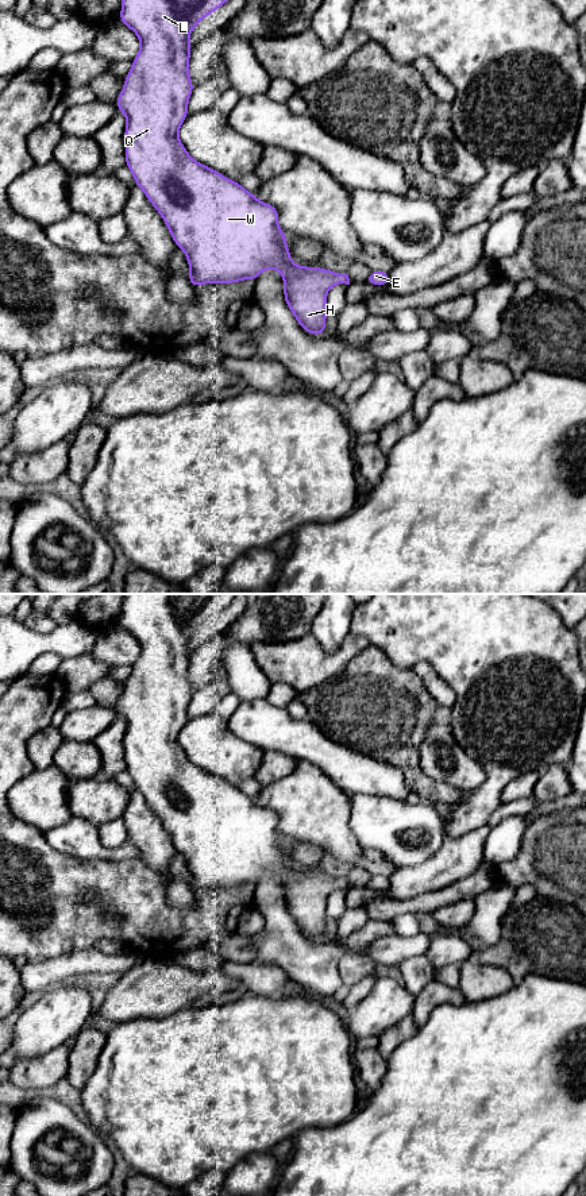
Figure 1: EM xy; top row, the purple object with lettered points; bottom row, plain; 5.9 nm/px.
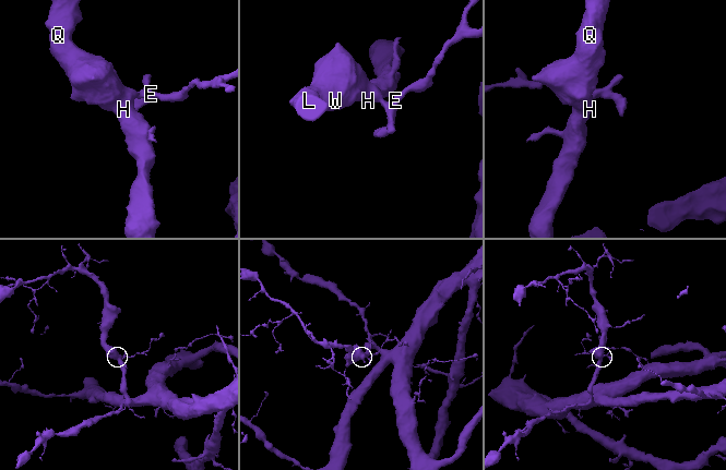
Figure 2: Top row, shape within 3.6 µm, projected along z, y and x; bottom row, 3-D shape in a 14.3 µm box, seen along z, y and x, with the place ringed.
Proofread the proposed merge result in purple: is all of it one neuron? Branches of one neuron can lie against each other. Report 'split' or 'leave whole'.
leave whole

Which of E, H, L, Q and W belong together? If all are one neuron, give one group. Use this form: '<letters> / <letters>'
E H L Q W

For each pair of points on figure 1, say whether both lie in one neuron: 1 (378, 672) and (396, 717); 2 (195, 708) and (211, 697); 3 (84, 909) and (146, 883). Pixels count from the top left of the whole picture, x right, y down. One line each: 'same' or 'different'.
1: same
2: same
3: same

